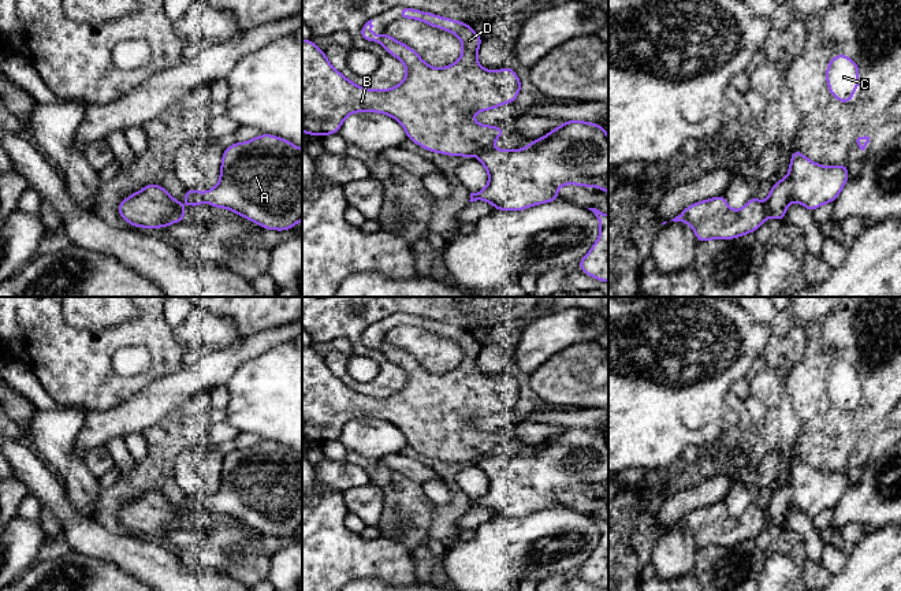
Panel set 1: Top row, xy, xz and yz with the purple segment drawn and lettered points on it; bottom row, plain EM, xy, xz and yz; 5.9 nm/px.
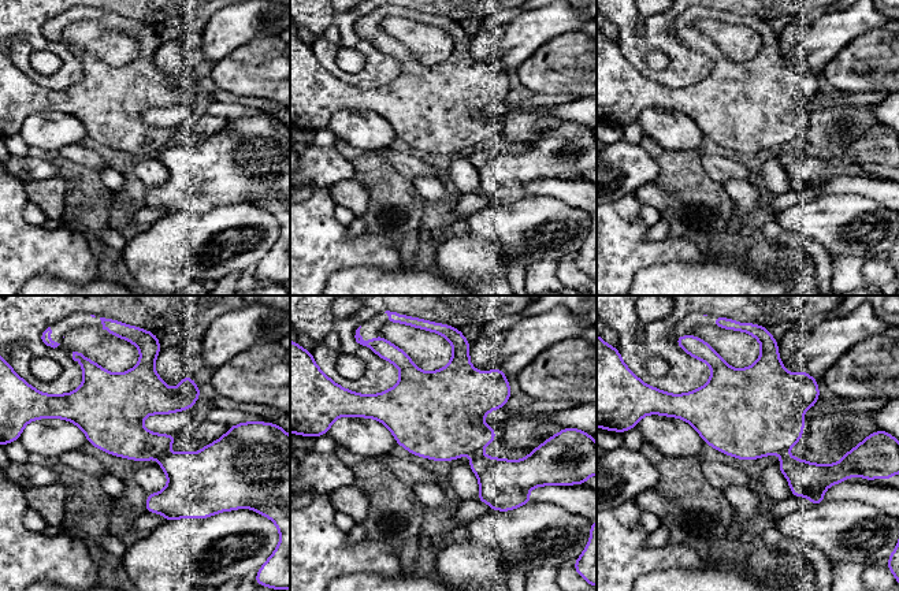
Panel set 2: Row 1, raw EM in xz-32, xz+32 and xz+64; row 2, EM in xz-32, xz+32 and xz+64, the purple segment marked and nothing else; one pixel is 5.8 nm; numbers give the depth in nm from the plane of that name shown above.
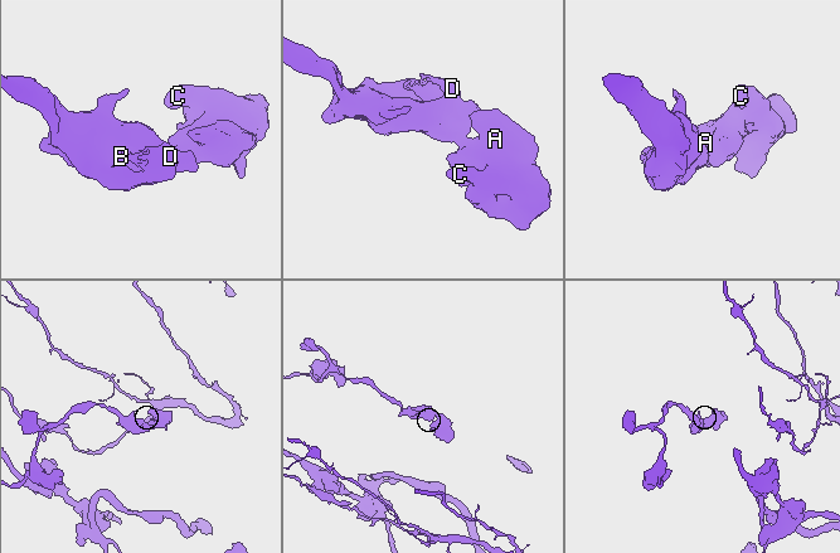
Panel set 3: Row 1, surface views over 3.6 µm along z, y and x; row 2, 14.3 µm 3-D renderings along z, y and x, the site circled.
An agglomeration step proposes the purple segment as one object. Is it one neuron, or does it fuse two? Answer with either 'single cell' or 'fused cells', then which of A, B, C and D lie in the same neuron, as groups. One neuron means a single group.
fused cells; groups A C / B D

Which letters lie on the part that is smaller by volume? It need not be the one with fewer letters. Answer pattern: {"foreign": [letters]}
{"foreign": ["A", "C"]}

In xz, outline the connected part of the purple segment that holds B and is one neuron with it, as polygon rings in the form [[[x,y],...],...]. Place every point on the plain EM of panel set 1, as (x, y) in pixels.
[[[399,315],[401,326],[417,326],[429,332],[455,341],[462,349],[461,364],[443,375],[428,372],[418,360],[406,350],[390,343],[387,338],[375,343],[372,327],[368,327],[361,341],[365,346],[381,350],[386,357],[398,364],[406,373],[406,384],[396,393],[384,397],[365,395],[349,387],[331,372],[325,360],[312,347],[302,345],[302,438],[309,442],[339,439],[343,427],[353,419],[380,419],[398,427],[406,443],[427,457],[448,462],[470,464],[480,460],[502,443],[502,432],[485,432],[473,428],[473,420],[489,417],[503,410],[514,409],[522,397],[521,387],[511,373],[488,378],[477,369],[477,358],[483,349],[472,332],[416,315]]]

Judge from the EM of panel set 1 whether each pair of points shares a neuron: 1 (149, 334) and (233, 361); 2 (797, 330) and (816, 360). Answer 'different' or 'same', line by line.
1: different
2: different

